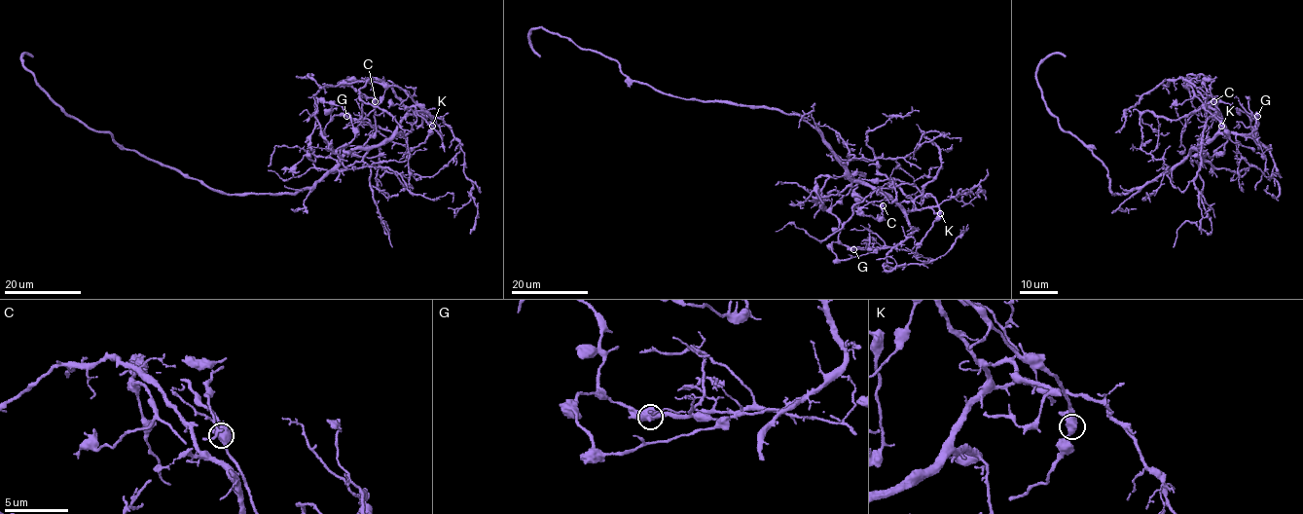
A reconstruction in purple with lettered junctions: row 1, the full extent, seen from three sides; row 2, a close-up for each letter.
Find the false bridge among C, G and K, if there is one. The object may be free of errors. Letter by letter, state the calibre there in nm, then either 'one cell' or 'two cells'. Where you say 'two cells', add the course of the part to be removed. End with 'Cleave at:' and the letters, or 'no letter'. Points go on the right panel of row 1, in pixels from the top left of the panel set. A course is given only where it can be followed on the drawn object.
C: calibre 650 nm; one cell
G: calibre 650 nm; two cells; course (1257, 115), (1249, 116), (1216, 96), (1197, 94), (1185, 86), (1188, 80), (1194, 94), (1234, 142), (1252, 150)
K: calibre 650 nm; one cell
Cleave at: G

